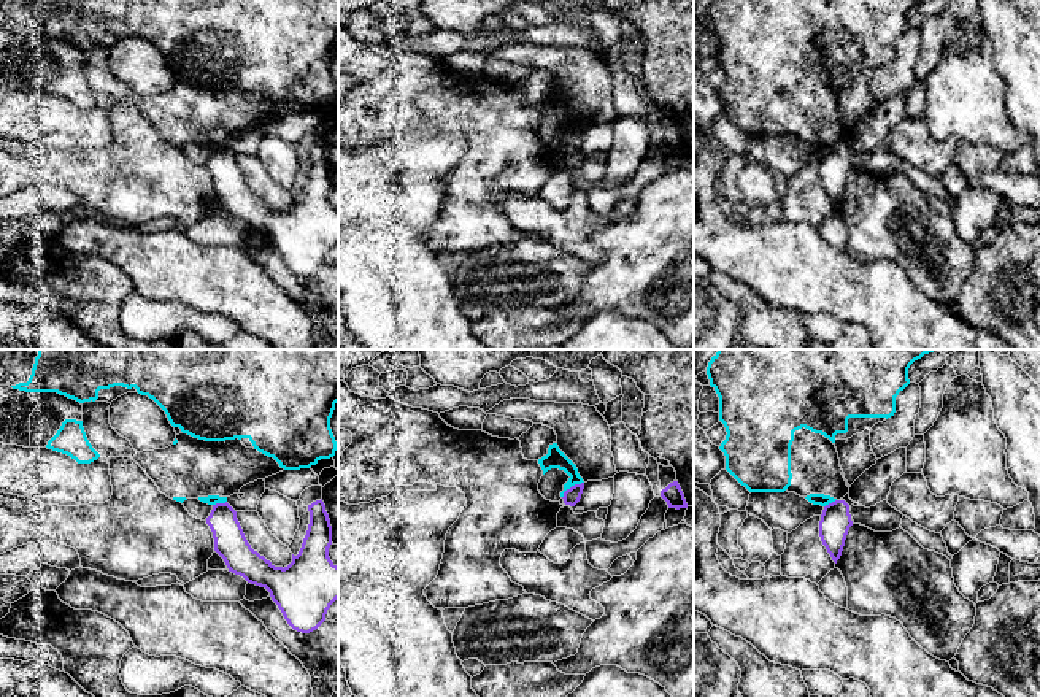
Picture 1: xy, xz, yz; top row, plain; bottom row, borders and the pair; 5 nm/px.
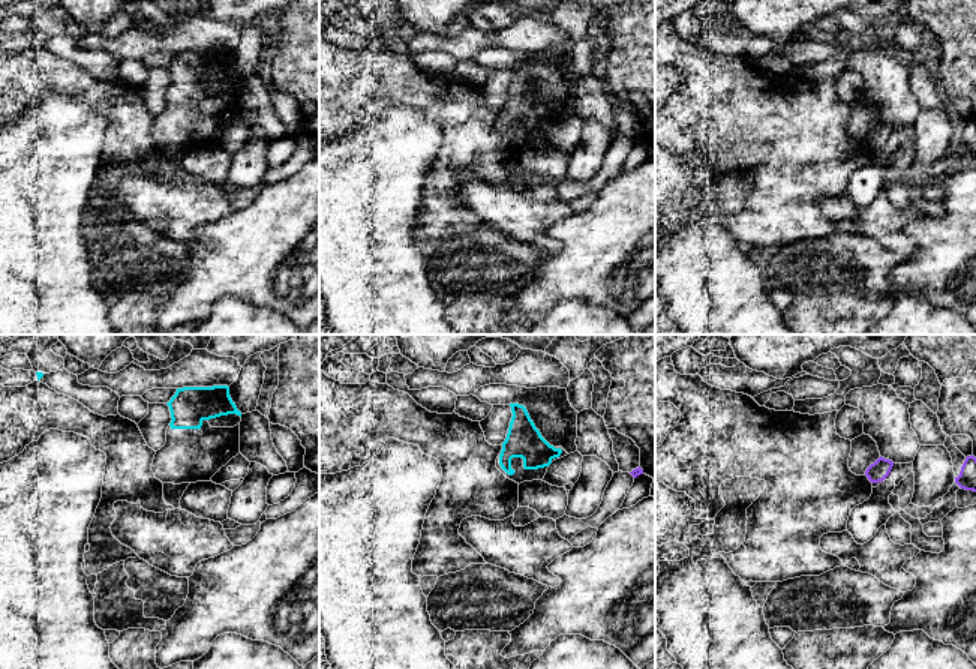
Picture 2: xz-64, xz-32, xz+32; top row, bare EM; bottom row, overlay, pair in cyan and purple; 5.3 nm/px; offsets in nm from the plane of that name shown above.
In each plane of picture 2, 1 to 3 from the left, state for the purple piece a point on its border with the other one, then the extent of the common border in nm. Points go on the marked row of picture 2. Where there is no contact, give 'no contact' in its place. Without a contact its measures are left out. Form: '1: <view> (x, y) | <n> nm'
1: no contact
2: no contact
3: no contact

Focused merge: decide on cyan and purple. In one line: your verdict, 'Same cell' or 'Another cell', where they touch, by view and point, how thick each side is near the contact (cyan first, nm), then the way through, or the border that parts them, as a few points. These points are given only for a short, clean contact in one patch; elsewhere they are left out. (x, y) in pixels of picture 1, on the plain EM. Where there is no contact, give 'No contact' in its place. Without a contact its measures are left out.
Another cell. Touches cyan at xz (570, 130). Thickness 100 nm (cyan) against 90 nm. Boundary: xz (583, 126), (570, 130), (562, 142)

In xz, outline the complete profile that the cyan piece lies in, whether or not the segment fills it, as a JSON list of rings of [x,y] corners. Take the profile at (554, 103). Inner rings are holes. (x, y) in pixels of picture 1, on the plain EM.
[[[557,87],[549,89],[548,98],[538,103],[538,108],[543,114],[543,119],[551,113],[559,113],[570,121],[568,125],[564,129],[560,141],[564,141],[564,137],[572,130],[584,127],[578,117],[576,110],[559,94]]]

